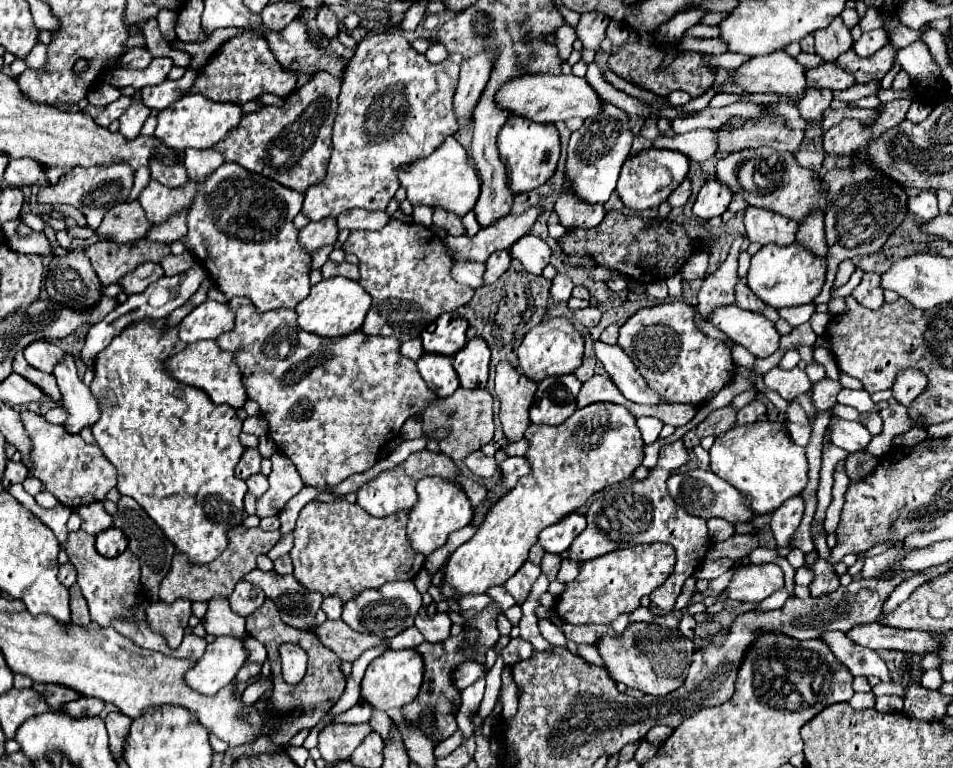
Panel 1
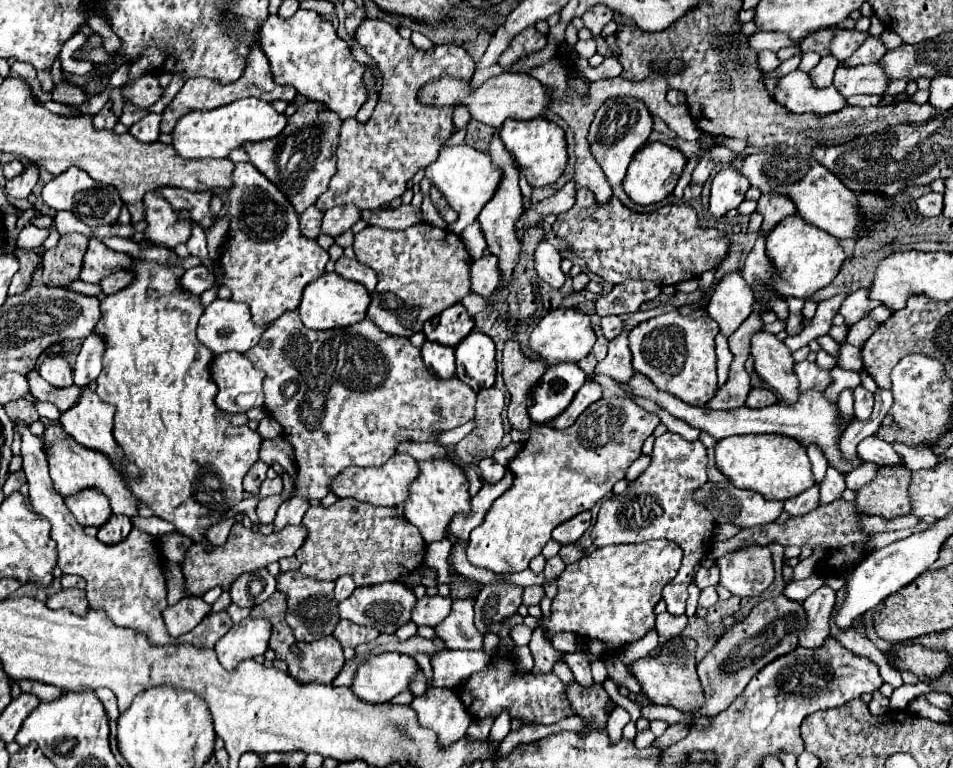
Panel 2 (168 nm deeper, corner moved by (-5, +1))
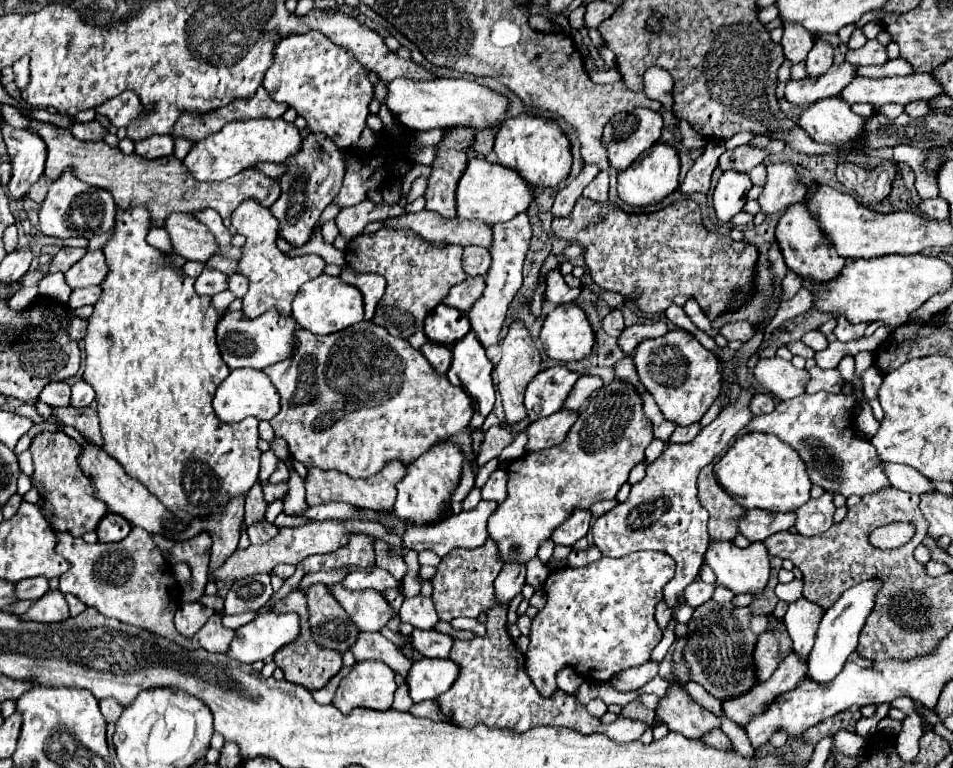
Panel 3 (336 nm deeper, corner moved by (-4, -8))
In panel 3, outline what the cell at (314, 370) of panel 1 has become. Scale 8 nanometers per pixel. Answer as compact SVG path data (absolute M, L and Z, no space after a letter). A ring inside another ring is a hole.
M357 322L355 326L349 326L345 330L327 334L327 336L315 336L307 330L297 330L297 338L299 338L299 350L295 352L295 356L263 370L271 382L275 384L275 388L281 394L281 412L271 420L271 426L275 430L277 438L287 440L291 456L297 458L299 462L303 462L307 468L323 468L323 470L339 470L343 474L349 474L351 478L369 478L373 474L377 474L385 462L389 460L399 460L403 464L413 462L415 458L419 458L423 452L427 452L427 448L439 440L447 440L453 438L461 428L467 428L467 422L471 420L471 398L467 398L467 392L459 386L453 386L449 382L449 378L445 374L437 374L435 368L427 362L427 358L423 358L423 354L419 350L415 350L407 340L391 336L383 326L377 326L373 322Z

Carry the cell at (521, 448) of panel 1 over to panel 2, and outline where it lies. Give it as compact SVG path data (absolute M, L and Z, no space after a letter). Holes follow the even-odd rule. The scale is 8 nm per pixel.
M510 441L504 449L496 449L492 457L494 457L500 465L508 467L508 465L514 461L514 457L520 453L520 449L522 449L522 447L524 447L522 443L514 443L514 441Z

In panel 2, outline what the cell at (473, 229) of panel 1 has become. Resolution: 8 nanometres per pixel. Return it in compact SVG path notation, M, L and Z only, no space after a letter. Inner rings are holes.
M474 221L472 225L466 227L460 236L468 253L471 255L471 259L475 261L484 255L486 241L482 237L482 229L480 229L480 223L478 221Z

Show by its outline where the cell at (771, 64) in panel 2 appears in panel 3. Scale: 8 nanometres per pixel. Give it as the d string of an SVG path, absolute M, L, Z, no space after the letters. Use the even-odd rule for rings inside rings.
M849 62L833 64L819 78L807 76L805 80L789 80L785 88L785 98L795 106L809 106L817 100L837 96L855 78L855 66Z

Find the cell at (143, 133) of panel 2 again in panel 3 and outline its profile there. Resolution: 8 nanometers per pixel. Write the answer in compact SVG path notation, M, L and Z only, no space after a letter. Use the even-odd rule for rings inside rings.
M155 136L155 138L147 138L147 142L139 142L139 146L135 146L135 152L147 160L153 158L163 158L163 156L171 156L173 154L173 138L167 136Z

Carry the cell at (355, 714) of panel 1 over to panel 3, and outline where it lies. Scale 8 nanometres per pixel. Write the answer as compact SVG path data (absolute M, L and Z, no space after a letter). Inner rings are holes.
M449 658L415 660L407 674L409 696L413 698L413 702L433 700L453 686L457 674L459 674L459 666L455 666L455 662L451 662Z

